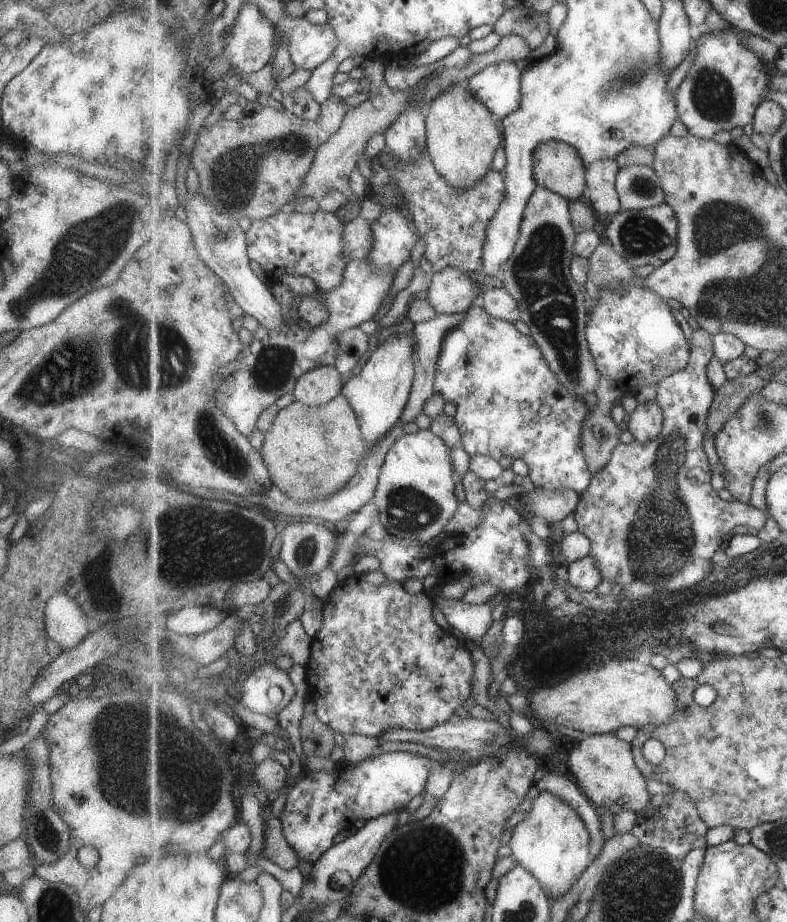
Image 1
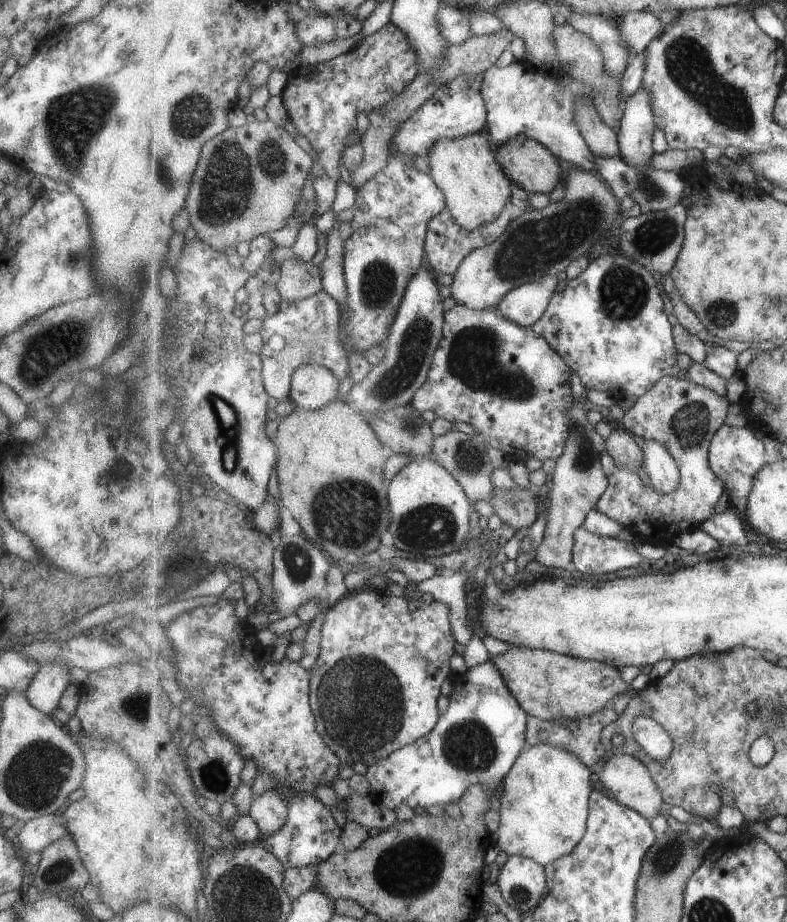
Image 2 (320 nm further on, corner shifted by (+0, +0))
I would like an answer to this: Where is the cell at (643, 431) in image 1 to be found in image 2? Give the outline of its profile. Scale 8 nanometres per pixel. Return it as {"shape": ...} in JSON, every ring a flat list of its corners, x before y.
{"shape":[[642,441,644,450,643,468,648,473,651,486,666,495,680,488,682,474,676,459,661,443]]}

